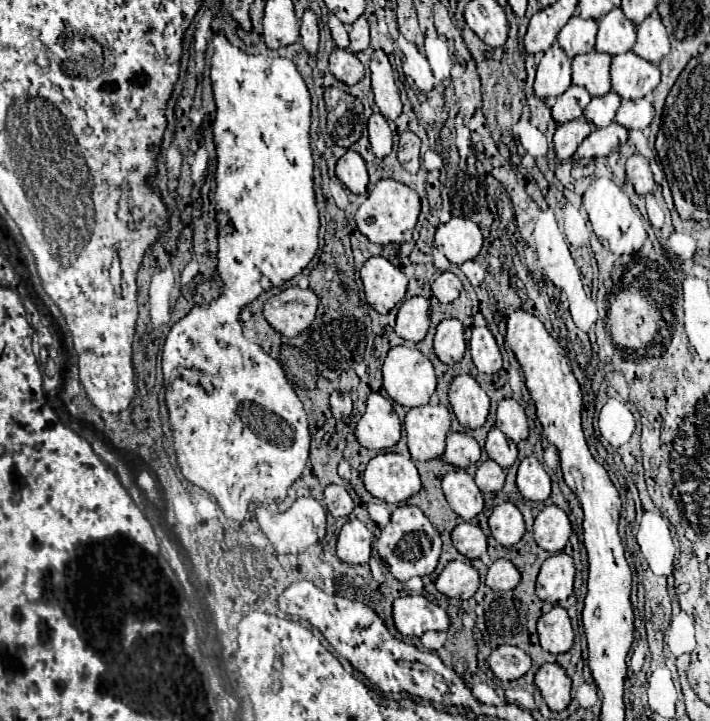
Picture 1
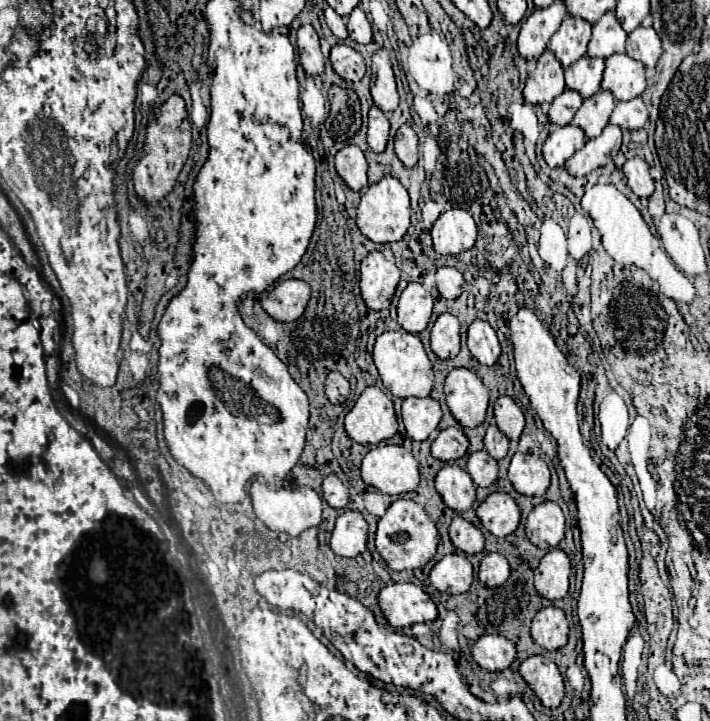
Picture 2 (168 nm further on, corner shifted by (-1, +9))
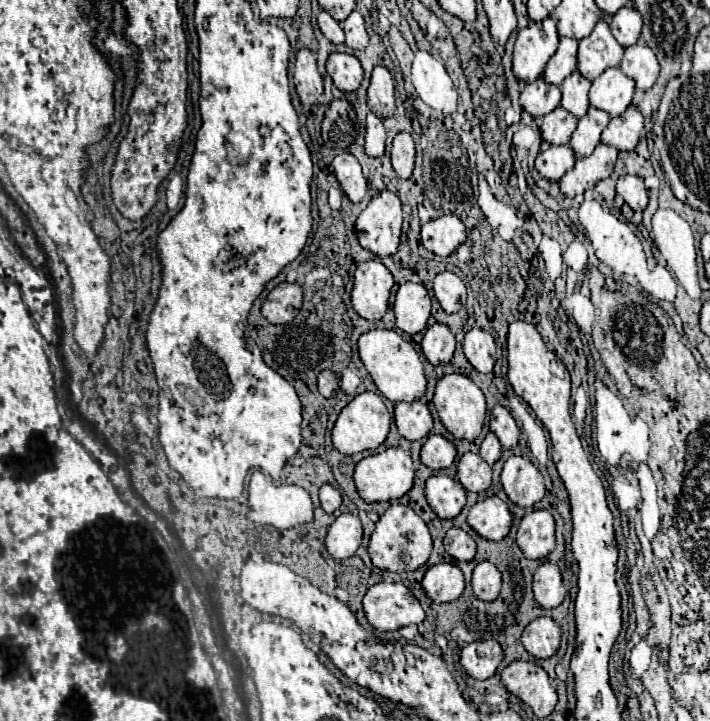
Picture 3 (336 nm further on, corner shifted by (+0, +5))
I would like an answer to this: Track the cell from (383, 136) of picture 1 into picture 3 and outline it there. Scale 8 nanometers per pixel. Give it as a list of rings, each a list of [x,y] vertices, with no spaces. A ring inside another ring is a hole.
[[[369,112],[365,128],[367,128],[365,152],[369,156],[383,156],[383,150],[385,150],[385,128],[383,128],[383,122],[373,112]]]

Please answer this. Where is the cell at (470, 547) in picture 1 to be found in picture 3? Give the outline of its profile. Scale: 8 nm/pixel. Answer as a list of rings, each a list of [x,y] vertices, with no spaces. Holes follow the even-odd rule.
[[[453,526],[443,538],[443,546],[445,552],[459,562],[471,562],[475,558],[475,540],[461,528]]]

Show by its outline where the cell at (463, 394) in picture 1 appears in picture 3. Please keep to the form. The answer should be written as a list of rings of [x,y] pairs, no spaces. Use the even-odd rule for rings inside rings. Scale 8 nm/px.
[[[463,374],[443,376],[435,386],[433,404],[435,404],[435,410],[437,410],[439,418],[441,418],[441,424],[455,438],[463,438],[467,442],[473,442],[481,434],[481,428],[483,428],[483,422],[485,422],[485,412],[487,412],[485,410],[485,396],[473,384],[473,380],[469,380],[467,376],[463,376]]]

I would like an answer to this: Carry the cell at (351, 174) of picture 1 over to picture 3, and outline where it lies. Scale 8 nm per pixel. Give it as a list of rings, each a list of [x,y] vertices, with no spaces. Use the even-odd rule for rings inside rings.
[[[349,152],[337,154],[333,160],[333,172],[335,172],[337,182],[341,184],[343,192],[347,194],[347,198],[353,204],[359,204],[361,198],[367,194],[369,186],[367,186],[367,180],[361,172],[361,164],[357,162],[357,158]]]

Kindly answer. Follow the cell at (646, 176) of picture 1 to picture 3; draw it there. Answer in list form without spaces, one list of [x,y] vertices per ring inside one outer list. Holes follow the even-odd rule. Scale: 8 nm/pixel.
[[[621,176],[617,180],[617,194],[623,196],[625,204],[631,210],[645,210],[647,208],[647,190],[643,180],[637,176]]]

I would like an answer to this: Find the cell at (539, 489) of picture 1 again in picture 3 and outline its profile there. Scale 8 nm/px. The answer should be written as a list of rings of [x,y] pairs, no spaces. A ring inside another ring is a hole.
[[[511,456],[501,470],[501,486],[511,502],[531,508],[545,496],[545,480],[527,456]]]

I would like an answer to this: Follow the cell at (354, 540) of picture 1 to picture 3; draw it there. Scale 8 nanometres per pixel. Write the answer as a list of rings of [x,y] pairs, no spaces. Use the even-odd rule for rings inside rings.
[[[339,514],[335,522],[329,526],[325,546],[335,560],[345,560],[357,552],[361,538],[361,520],[355,514]]]

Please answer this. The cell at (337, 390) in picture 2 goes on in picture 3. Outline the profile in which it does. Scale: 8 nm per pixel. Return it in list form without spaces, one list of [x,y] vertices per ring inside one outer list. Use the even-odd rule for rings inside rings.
[[[323,370],[319,376],[317,376],[317,386],[319,386],[319,392],[325,396],[325,398],[331,398],[335,396],[337,392],[337,376],[331,372],[331,370]]]

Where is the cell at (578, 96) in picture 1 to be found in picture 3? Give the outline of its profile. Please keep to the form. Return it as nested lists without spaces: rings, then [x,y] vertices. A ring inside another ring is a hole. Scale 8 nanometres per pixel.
[[[559,106],[543,118],[539,130],[545,142],[549,142],[551,146],[561,146],[561,144],[569,144],[575,128],[577,128],[577,118]]]

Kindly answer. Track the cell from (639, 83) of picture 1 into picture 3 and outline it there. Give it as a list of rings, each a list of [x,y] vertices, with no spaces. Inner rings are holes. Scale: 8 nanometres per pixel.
[[[607,68],[597,76],[589,90],[589,104],[605,110],[609,116],[621,116],[633,98],[633,80],[621,72],[621,68]]]

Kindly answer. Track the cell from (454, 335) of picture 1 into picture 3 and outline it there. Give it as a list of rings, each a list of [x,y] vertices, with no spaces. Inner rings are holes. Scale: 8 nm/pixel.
[[[437,322],[425,330],[421,348],[423,348],[423,356],[433,366],[447,364],[455,352],[455,336],[451,334],[451,330],[445,324]]]

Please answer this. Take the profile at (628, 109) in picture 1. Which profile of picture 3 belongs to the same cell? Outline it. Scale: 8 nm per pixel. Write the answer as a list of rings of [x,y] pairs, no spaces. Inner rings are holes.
[[[627,108],[621,116],[611,118],[601,134],[601,142],[617,148],[619,152],[633,152],[643,132],[643,116],[637,108]]]

